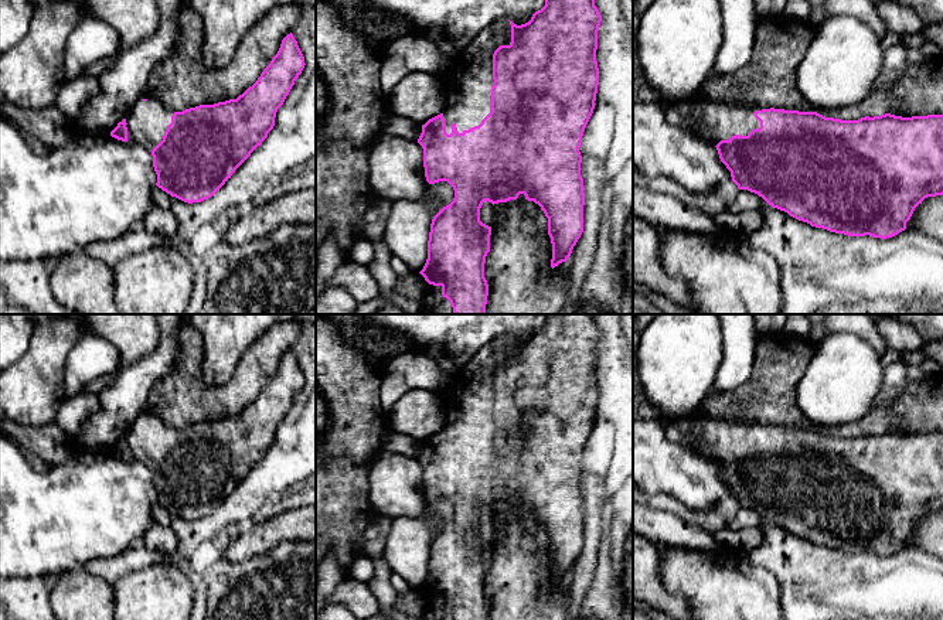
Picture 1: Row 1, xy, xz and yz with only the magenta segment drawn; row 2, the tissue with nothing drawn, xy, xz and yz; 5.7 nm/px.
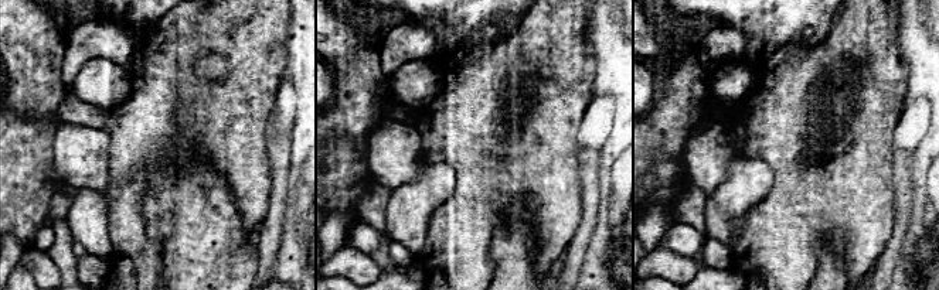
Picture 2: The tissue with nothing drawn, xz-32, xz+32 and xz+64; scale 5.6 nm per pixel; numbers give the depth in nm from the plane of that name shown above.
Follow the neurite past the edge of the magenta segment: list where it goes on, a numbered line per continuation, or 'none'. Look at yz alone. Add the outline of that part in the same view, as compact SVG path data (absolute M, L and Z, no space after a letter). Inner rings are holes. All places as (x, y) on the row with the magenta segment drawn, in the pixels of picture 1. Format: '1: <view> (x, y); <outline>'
1: yz (712, 122); M702 98L687 99L678 108L685 127L712 146L735 134L748 136L753 129L760 127L760 122L755 117L755 112L762 110L760 108Z

